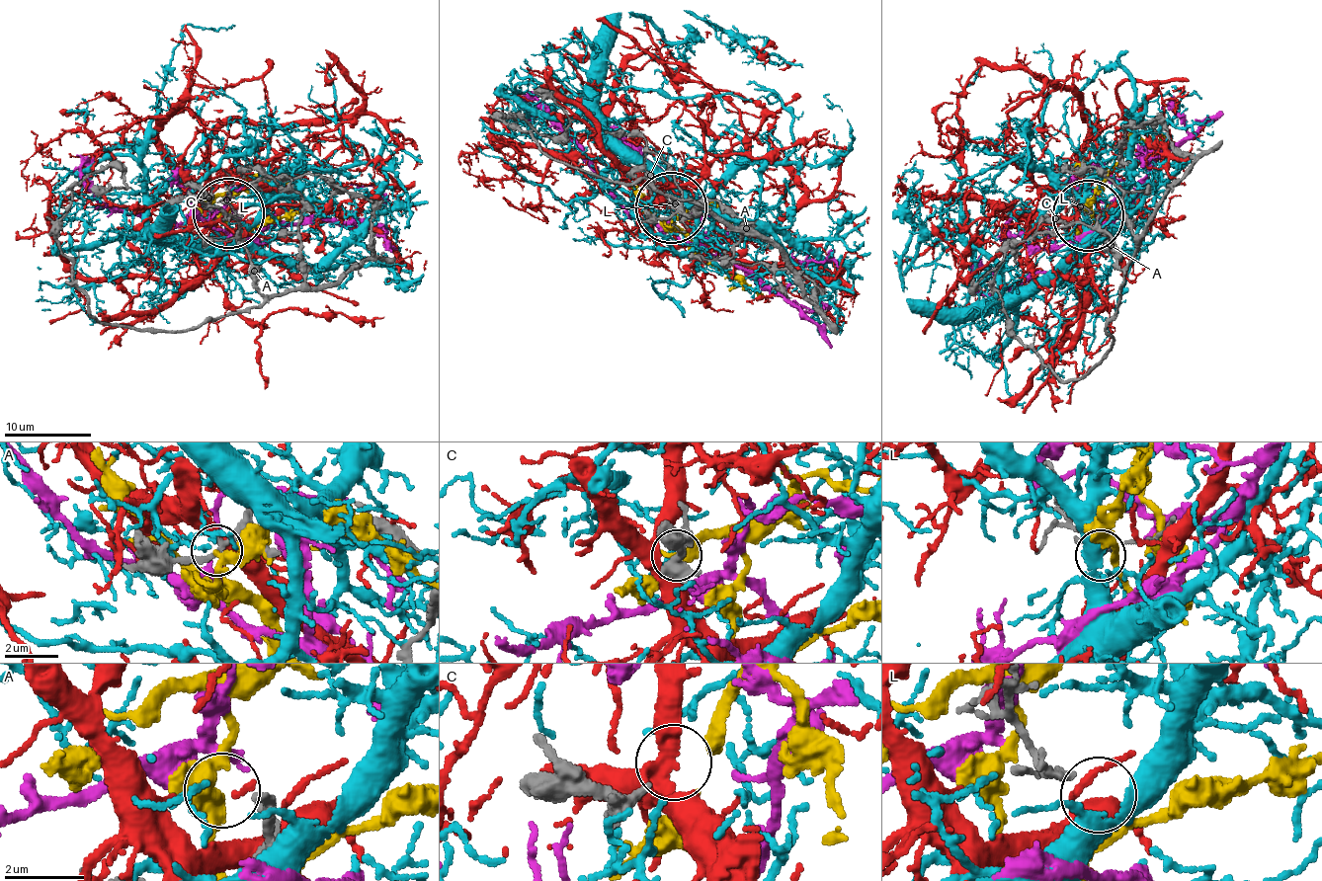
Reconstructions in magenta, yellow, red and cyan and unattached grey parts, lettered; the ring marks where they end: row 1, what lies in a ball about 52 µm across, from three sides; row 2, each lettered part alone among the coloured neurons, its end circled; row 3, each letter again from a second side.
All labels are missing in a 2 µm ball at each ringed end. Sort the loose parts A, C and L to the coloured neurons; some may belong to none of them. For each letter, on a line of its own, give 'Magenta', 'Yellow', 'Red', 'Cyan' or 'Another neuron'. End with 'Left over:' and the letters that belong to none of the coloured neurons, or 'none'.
A: Another neuron
C: Yellow
L: Cyan
Left over: A

